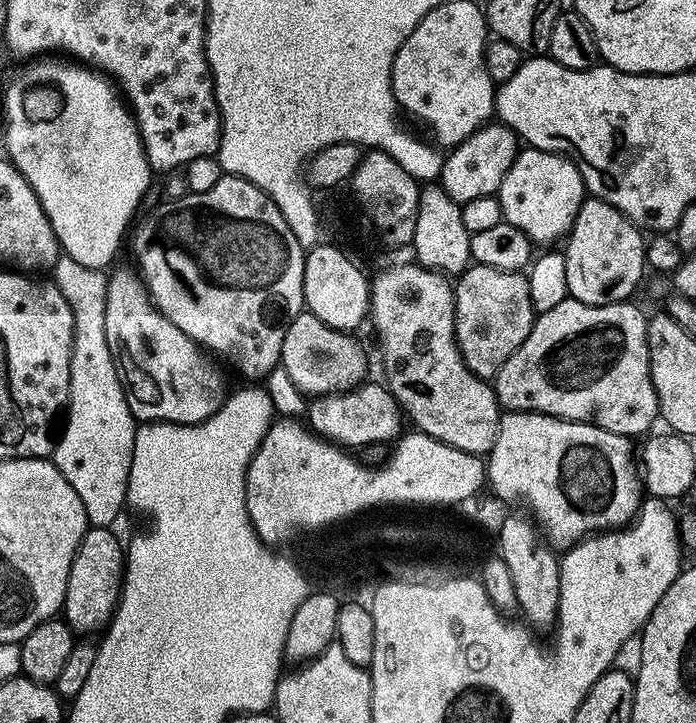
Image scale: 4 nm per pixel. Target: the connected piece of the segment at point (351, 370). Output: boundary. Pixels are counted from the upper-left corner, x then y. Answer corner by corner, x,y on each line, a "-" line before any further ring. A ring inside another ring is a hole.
307,310
301,311
288,325
282,364
301,392
312,398
319,398
337,392
348,392
351,388
365,383
368,356
364,353
363,346
352,336
355,335
326,326

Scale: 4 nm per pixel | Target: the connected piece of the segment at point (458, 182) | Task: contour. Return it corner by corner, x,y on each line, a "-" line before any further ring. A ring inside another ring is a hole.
489,122
470,138
451,149
444,156
444,165
440,171
439,187
457,204
463,205
474,198
496,196
502,186
502,178
516,161
518,137
506,124

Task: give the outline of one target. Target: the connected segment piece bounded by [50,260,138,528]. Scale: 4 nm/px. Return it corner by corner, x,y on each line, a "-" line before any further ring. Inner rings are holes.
68,260
66,266
54,276
54,282
72,307
76,337
72,341
66,419
50,459
66,482
74,486
74,494
82,498
89,523
98,528
113,527
128,499
128,475
138,421
124,394
115,355
106,342
108,276
99,268
82,266
82,262

